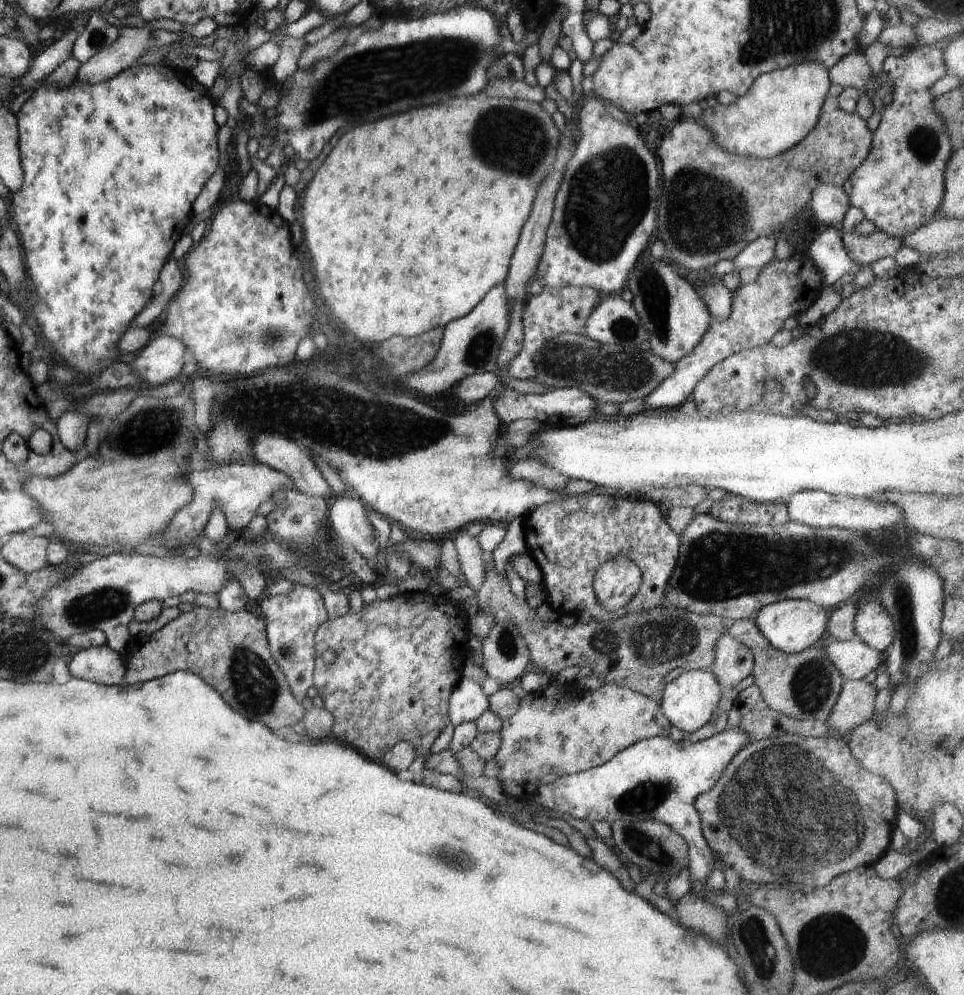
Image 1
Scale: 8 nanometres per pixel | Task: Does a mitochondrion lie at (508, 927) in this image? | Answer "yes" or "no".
no

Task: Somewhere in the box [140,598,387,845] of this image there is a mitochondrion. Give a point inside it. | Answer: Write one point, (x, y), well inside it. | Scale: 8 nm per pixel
(254, 686)

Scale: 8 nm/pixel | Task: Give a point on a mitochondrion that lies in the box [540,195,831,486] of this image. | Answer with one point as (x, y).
(652, 289)

